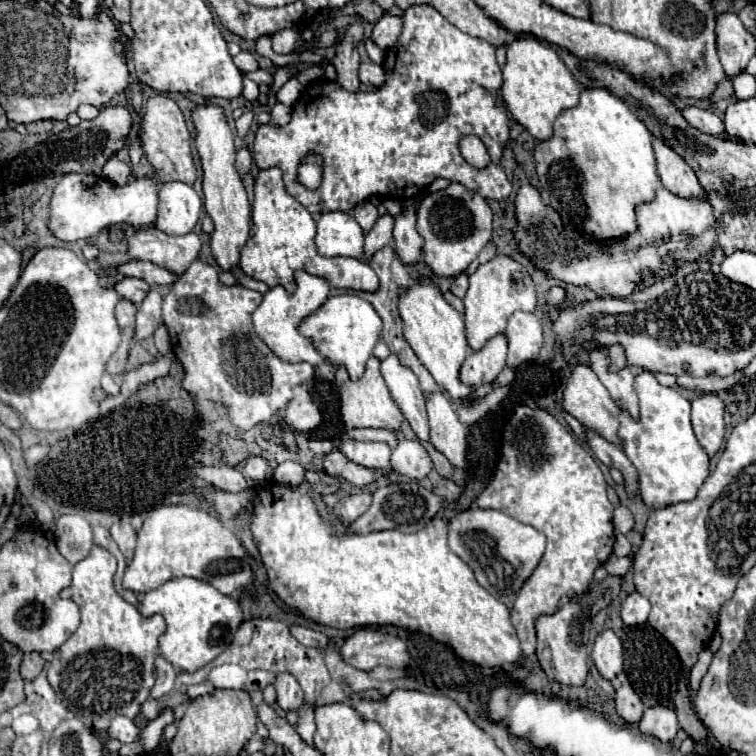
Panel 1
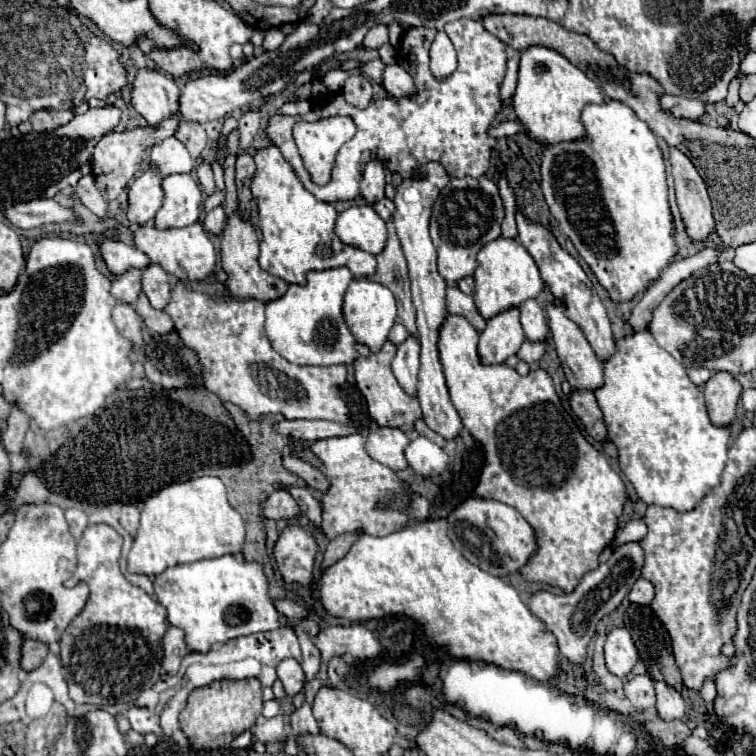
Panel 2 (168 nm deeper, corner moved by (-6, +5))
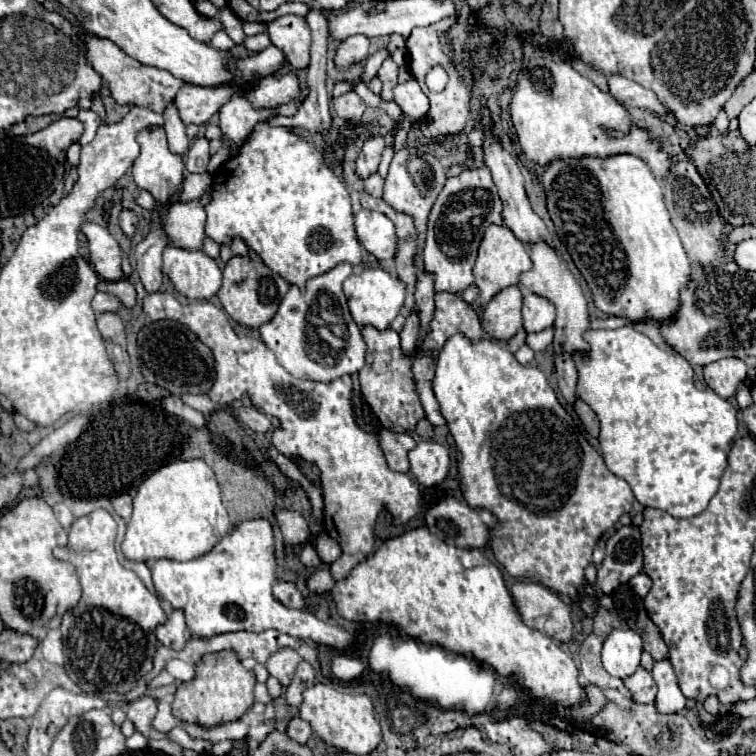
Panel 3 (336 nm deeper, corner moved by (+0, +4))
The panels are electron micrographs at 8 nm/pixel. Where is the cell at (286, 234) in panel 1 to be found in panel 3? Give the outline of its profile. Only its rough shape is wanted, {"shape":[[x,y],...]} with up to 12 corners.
{"shape":[[260,123],[216,169],[232,231],[300,289],[362,263],[350,193],[314,143]]}

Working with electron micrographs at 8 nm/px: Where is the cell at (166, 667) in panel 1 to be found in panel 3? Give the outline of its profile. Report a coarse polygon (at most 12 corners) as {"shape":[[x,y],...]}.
{"shape":[[172,611],[156,629],[158,643],[174,651],[188,639],[184,613]]}

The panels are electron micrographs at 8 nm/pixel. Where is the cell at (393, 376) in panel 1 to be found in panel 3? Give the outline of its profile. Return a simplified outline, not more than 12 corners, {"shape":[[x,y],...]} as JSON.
{"shape":[[412,311],[400,331],[400,343],[406,357],[416,349],[418,315]]}

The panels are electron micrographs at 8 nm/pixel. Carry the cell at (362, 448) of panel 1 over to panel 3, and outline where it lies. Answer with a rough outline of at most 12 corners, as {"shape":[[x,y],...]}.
{"shape":[[382,429],[380,449],[390,469],[406,473],[416,445],[408,433]]}

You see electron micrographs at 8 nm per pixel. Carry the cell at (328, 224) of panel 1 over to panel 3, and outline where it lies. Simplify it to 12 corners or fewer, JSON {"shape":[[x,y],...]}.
{"shape":[[378,211],[354,215],[356,237],[378,261],[396,251],[392,221]]}

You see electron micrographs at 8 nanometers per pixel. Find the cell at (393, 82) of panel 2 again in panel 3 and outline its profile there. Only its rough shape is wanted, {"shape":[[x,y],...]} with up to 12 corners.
{"shape":[[416,79],[396,83],[394,101],[412,121],[428,113]]}

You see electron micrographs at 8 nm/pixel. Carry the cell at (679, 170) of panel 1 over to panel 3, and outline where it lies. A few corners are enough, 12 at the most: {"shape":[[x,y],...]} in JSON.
{"shape":[[682,157],[664,181],[672,225],[696,265],[720,257],[724,221]]}

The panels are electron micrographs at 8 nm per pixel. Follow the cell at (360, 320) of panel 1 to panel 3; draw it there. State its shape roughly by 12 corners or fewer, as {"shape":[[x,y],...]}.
{"shape":[[384,269],[344,281],[358,325],[384,331],[400,313],[404,283]]}

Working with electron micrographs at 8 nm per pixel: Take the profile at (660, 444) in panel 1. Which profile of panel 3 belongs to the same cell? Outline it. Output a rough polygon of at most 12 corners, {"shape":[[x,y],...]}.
{"shape":[[632,327],[590,329],[578,397],[644,507],[700,515],[736,409]]}

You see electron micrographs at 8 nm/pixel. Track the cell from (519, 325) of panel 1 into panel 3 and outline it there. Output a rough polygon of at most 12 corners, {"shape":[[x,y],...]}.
{"shape":[[534,293],[524,295],[526,333],[552,327],[554,305]]}

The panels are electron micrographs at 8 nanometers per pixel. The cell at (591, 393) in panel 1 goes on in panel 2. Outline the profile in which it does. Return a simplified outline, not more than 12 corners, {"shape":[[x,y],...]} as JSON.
{"shape":[[544,288],[544,310],[570,386],[602,386],[602,364]]}

